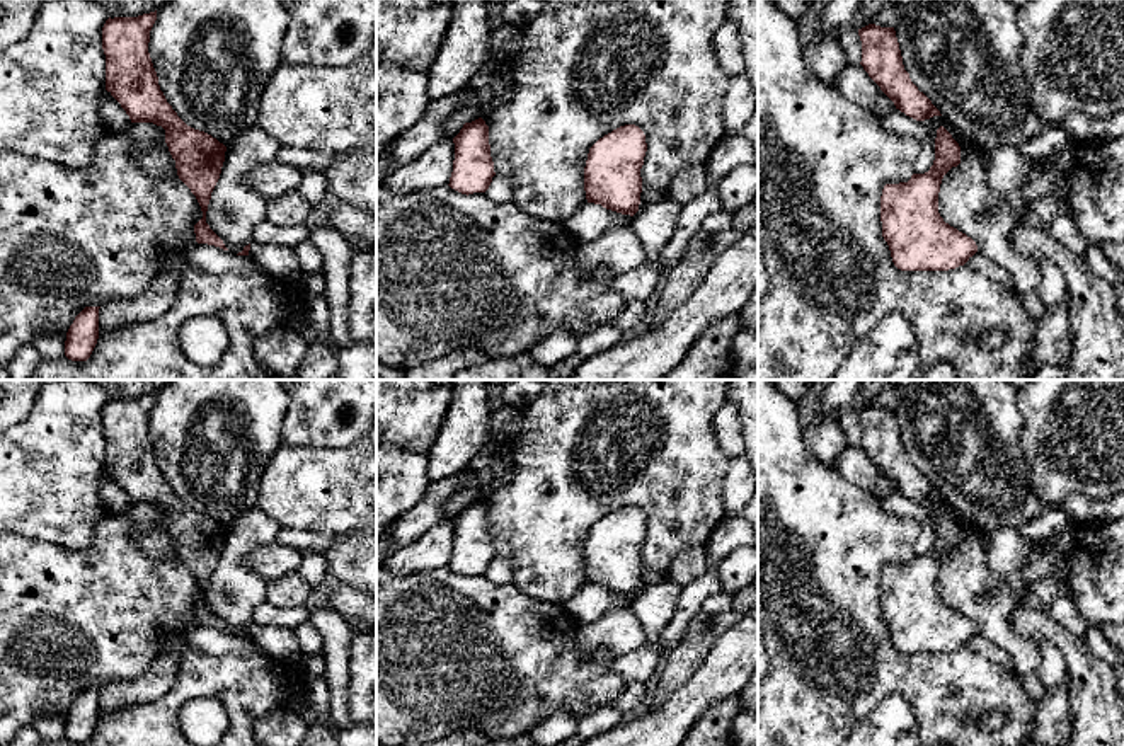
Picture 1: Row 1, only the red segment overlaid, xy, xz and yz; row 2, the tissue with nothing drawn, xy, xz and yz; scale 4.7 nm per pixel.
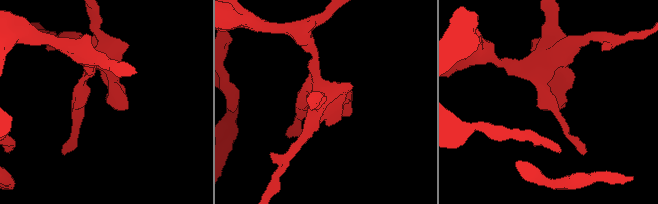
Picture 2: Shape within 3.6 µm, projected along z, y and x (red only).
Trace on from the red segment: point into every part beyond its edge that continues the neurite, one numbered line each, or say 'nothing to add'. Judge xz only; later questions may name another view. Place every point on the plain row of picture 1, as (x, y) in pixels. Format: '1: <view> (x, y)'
nothing to add

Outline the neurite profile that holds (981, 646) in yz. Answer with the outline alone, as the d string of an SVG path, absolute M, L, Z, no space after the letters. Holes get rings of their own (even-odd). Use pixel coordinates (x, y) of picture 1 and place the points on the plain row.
M976 634L969 642L966 644L974 654L988 657L991 663L1001 666L1005 671L1013 673L1013 663L1010 656L995 642L983 637L981 634Z

